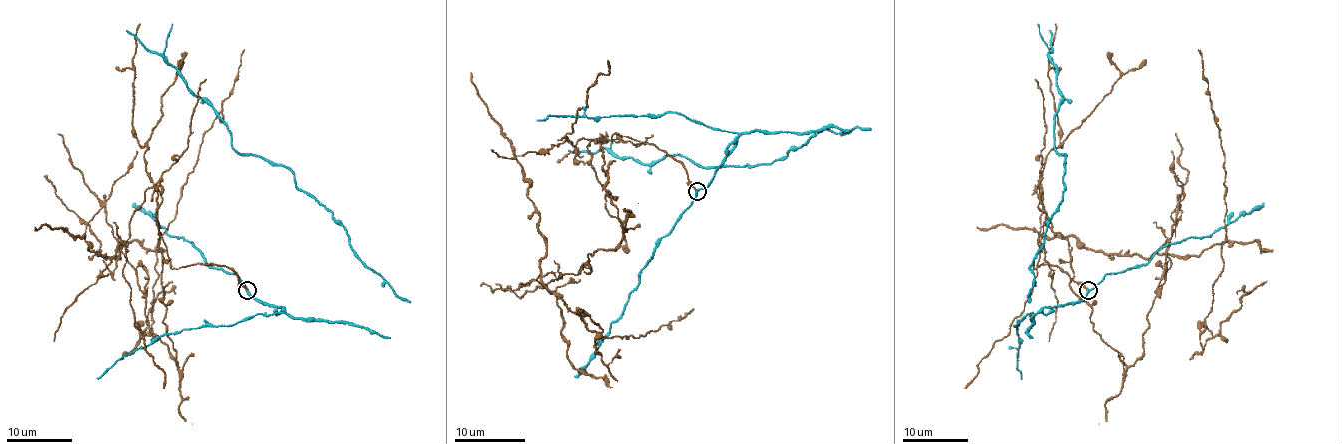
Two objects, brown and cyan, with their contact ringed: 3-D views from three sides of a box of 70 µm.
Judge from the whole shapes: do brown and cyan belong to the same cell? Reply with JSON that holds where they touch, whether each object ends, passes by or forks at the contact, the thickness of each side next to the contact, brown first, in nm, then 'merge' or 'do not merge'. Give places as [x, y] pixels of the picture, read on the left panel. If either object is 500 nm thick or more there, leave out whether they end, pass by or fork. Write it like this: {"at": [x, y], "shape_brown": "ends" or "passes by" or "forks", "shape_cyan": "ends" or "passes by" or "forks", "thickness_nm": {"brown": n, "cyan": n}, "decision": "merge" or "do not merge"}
{"at": [247, 290], "shape_brown": "ends", "shape_cyan": "passes by", "thickness_nm": {"brown": 190, "cyan": 260}, "decision": "do not merge"}

